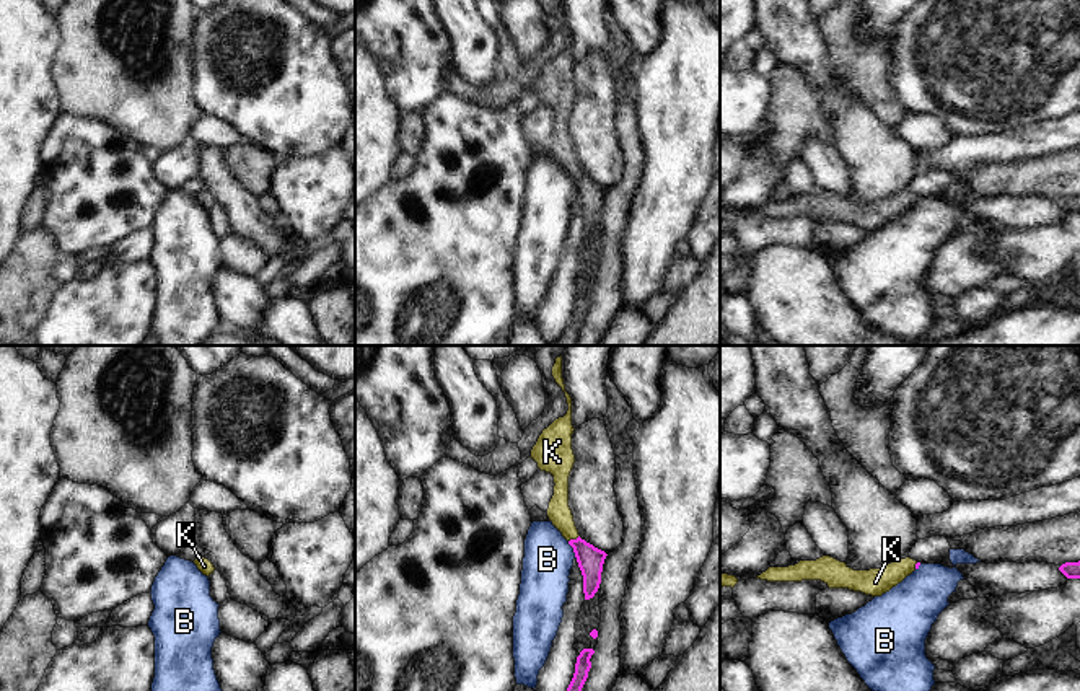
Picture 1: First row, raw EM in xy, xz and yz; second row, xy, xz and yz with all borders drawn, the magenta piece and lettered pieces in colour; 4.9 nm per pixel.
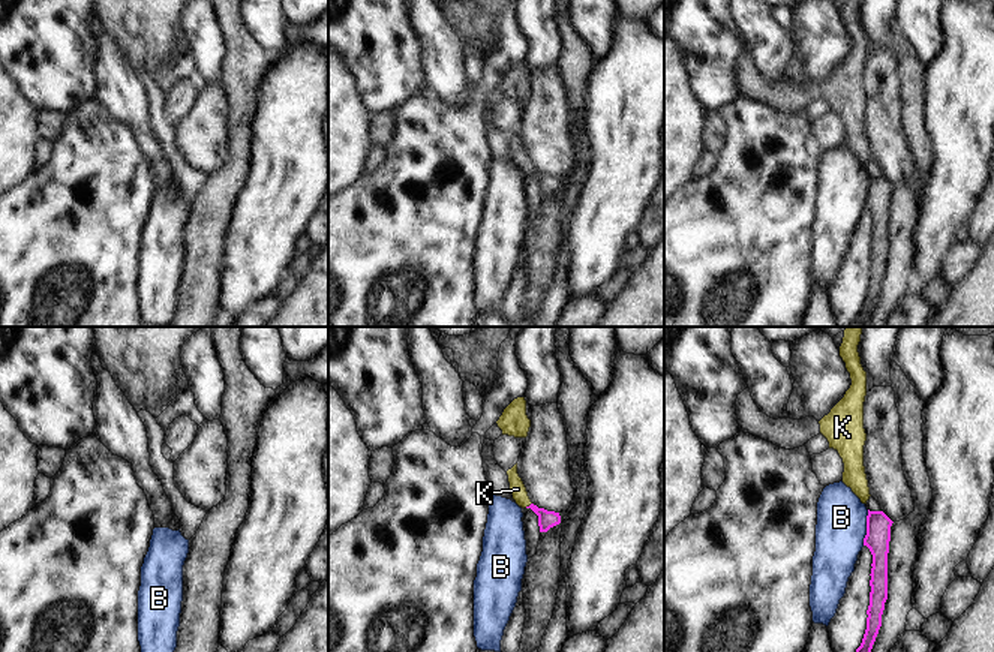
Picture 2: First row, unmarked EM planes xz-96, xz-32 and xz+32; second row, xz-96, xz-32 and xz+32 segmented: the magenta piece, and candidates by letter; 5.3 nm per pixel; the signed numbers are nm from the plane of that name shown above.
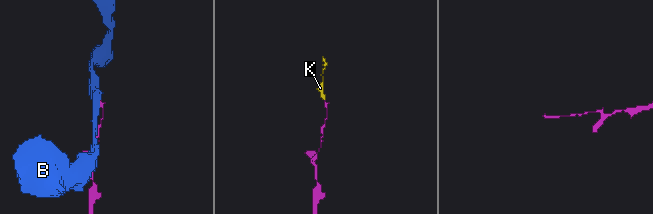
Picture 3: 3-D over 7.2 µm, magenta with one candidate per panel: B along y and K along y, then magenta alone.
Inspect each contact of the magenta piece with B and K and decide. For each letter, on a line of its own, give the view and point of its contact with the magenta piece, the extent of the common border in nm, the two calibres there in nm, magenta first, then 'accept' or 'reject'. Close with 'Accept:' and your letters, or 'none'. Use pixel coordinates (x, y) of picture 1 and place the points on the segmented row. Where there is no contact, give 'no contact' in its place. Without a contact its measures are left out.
B: contact xz (574, 550); length 90 nm; calibres 130 and 240 nm; reject
K: contact xz (574, 540); length 70 nm; calibres 130 and 120 nm; accept
Accept: K

